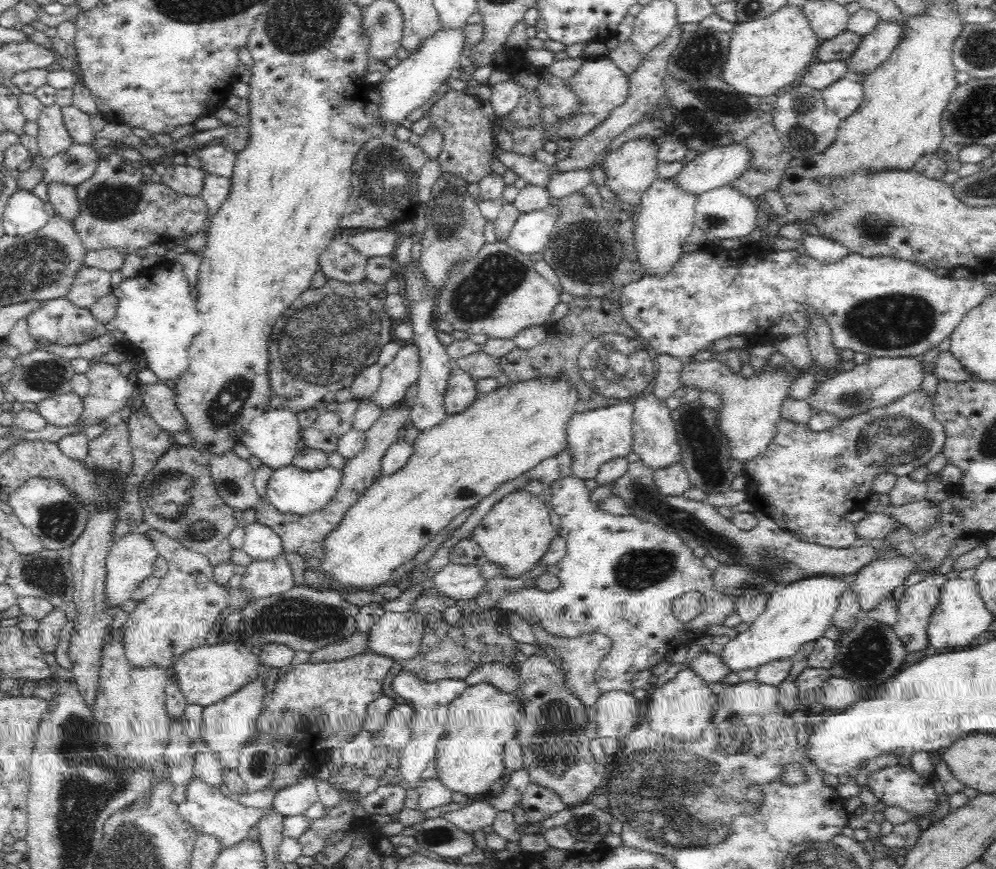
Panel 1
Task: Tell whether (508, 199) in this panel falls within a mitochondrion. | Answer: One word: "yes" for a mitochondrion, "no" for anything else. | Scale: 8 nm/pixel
no

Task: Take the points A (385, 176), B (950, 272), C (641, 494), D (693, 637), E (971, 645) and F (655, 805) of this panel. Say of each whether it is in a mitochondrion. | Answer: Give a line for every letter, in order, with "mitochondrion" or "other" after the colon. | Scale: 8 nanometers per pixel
A: mitochondrion
B: other
C: mitochondrion
D: other
E: other
F: mitochondrion

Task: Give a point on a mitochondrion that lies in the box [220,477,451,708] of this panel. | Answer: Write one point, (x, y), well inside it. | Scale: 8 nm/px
(309, 620)

